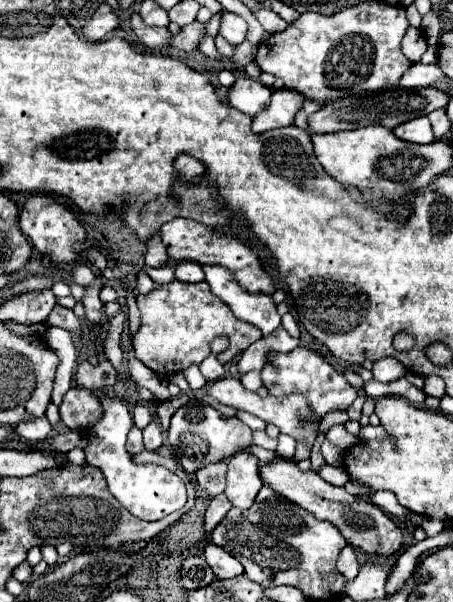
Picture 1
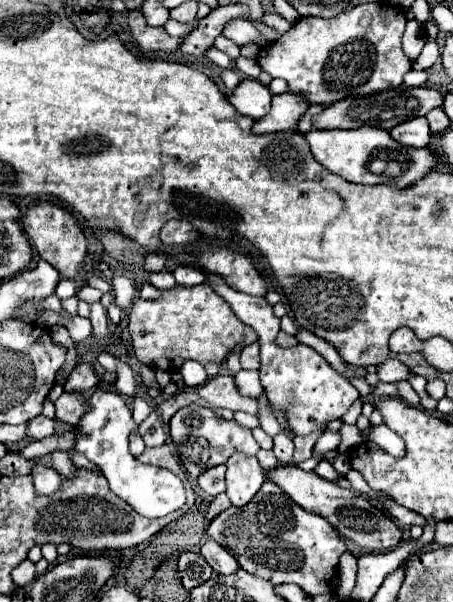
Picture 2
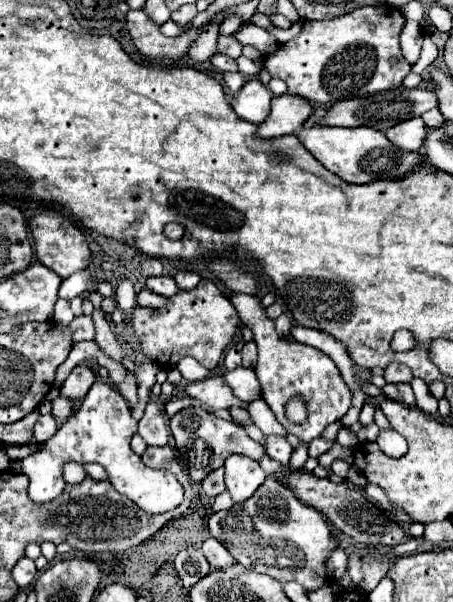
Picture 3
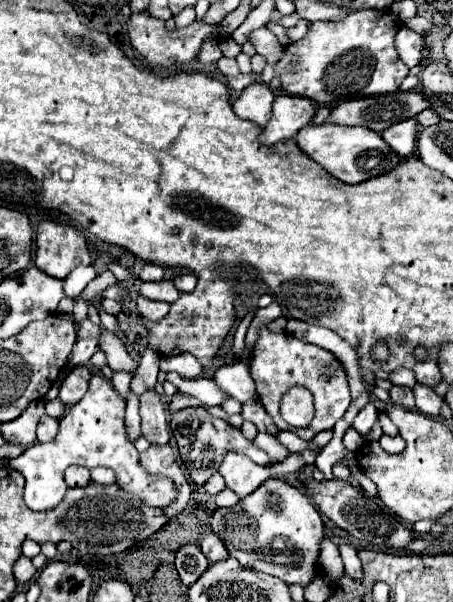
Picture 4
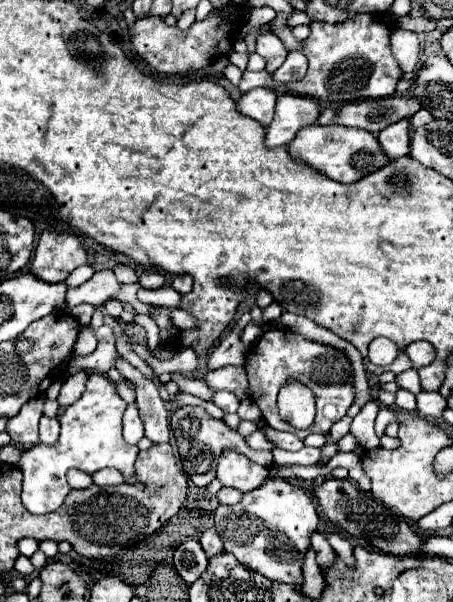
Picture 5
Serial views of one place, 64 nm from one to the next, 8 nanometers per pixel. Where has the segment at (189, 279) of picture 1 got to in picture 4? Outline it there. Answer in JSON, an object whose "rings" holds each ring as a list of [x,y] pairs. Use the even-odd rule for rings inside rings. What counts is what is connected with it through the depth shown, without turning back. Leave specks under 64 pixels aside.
{"rings":[[[180,274],[174,278],[174,286],[180,290],[180,292],[190,292],[194,290],[196,286],[196,276],[194,274]]]}

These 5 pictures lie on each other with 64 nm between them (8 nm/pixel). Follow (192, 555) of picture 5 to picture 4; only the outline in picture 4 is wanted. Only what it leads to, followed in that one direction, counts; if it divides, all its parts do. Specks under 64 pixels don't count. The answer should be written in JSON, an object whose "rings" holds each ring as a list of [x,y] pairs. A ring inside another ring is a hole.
{"rings":[[[186,544],[176,552],[176,570],[186,586],[194,584],[210,566],[208,558],[196,544]]]}

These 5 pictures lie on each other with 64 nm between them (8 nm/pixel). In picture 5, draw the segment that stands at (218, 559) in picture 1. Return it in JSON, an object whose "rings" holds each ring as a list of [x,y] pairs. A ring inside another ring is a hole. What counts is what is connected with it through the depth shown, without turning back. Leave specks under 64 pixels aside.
{"rings":[[[206,528],[206,530],[204,530],[204,534],[200,536],[200,544],[202,544],[202,548],[206,550],[208,556],[216,556],[216,554],[220,554],[220,550],[222,550],[222,540],[220,540],[220,536],[216,534],[214,528]]]}

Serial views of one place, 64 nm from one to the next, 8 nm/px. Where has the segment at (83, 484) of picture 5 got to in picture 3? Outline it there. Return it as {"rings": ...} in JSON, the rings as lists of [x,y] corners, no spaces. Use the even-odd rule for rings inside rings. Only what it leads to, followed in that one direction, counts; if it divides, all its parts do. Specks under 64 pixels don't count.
{"rings":[[[66,464],[64,466],[64,480],[66,480],[66,484],[80,484],[84,478],[86,478],[88,474],[86,474],[86,470],[84,470],[84,466],[82,464]]]}

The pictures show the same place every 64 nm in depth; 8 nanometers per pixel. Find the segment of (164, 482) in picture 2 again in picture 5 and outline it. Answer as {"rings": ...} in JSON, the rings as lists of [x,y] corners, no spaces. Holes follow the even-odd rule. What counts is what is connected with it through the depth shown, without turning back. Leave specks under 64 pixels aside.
{"rings":[[[88,374],[86,390],[78,402],[64,408],[58,416],[62,424],[60,438],[54,445],[37,444],[24,451],[18,468],[24,474],[22,502],[32,514],[50,514],[58,510],[68,492],[66,472],[78,468],[86,474],[94,474],[100,468],[116,468],[124,474],[126,482],[134,482],[134,460],[138,456],[138,446],[130,446],[122,438],[122,416],[126,402],[118,396],[116,384],[112,384],[104,374]]]}

